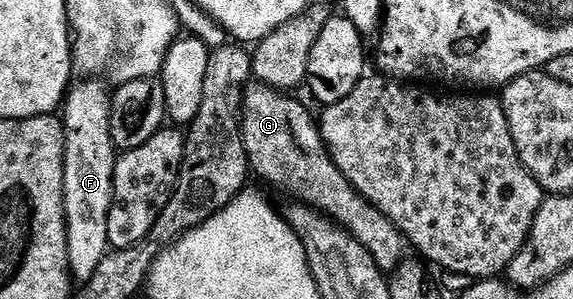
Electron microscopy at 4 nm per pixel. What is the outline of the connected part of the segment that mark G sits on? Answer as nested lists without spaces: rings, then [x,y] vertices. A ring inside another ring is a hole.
[[[252,81],[242,91],[242,133],[247,157],[254,163],[253,170],[267,182],[300,194],[304,203],[330,216],[338,222],[352,238],[375,257],[375,263],[384,272],[396,269],[400,261],[399,249],[405,239],[396,226],[380,212],[372,202],[357,193],[351,181],[331,161],[323,145],[316,119],[299,102],[290,102],[290,97],[271,90],[261,82]]]

